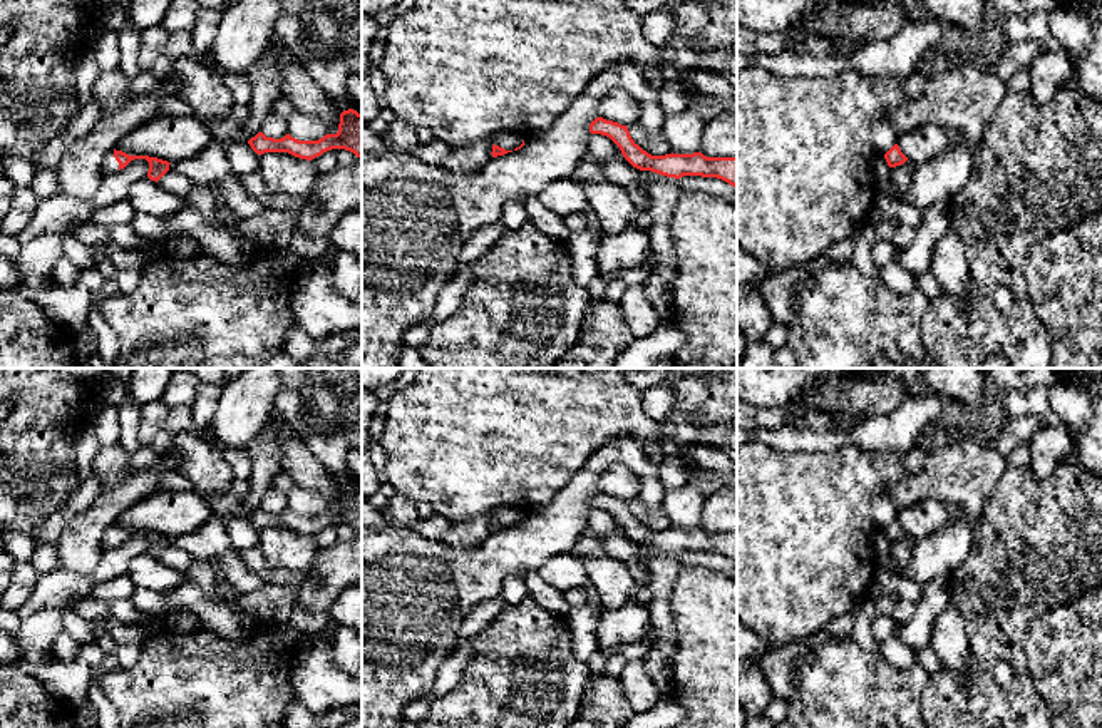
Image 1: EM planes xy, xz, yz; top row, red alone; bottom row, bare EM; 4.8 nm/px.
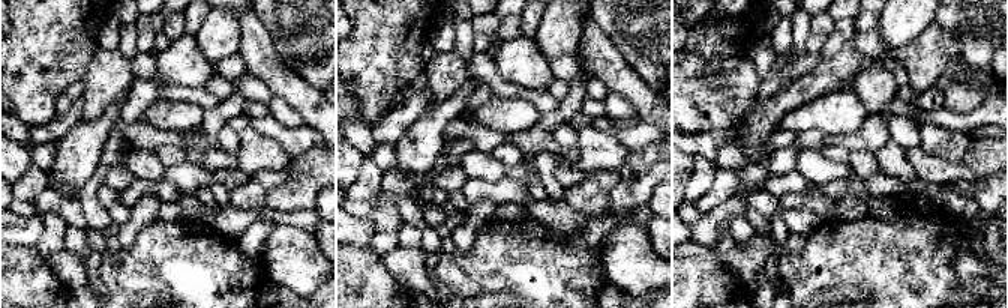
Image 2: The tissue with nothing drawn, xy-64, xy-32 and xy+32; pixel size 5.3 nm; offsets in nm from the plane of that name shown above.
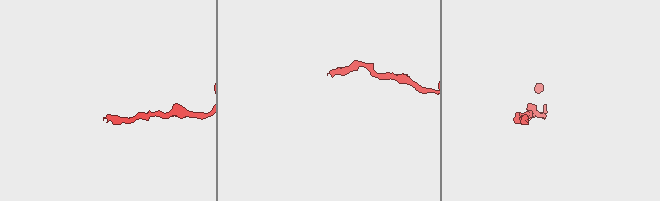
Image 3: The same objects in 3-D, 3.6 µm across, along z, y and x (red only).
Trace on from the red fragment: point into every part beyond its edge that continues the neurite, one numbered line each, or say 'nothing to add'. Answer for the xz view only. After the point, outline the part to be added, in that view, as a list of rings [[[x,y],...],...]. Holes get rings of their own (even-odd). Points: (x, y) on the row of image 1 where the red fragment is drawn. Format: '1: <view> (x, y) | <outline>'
nothing to add

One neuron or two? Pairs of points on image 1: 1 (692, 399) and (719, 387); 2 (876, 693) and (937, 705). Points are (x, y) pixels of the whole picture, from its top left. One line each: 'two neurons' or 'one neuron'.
1: two neurons
2: two neurons

